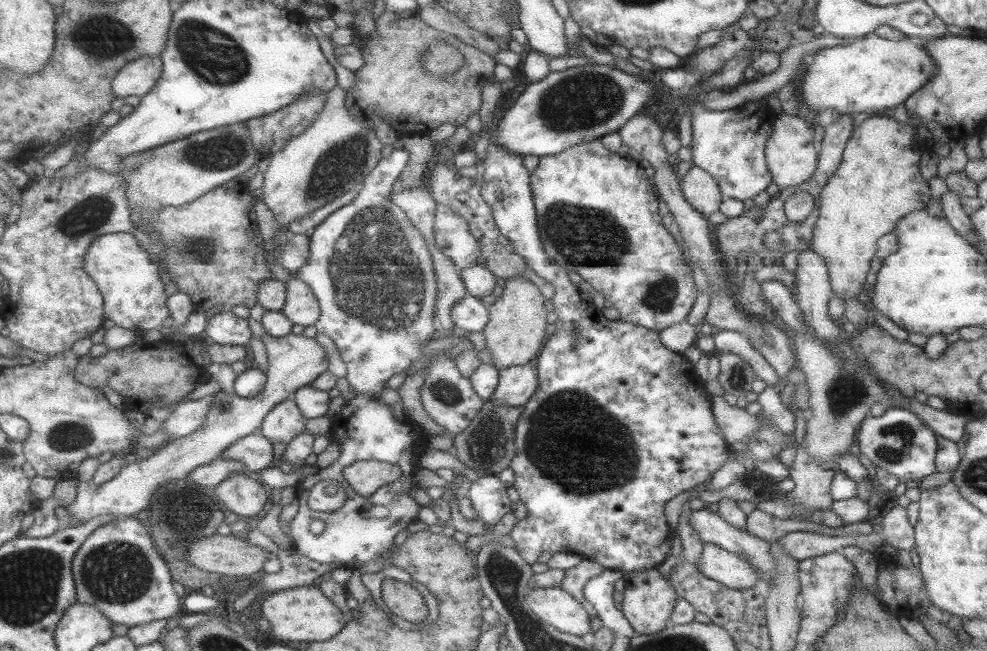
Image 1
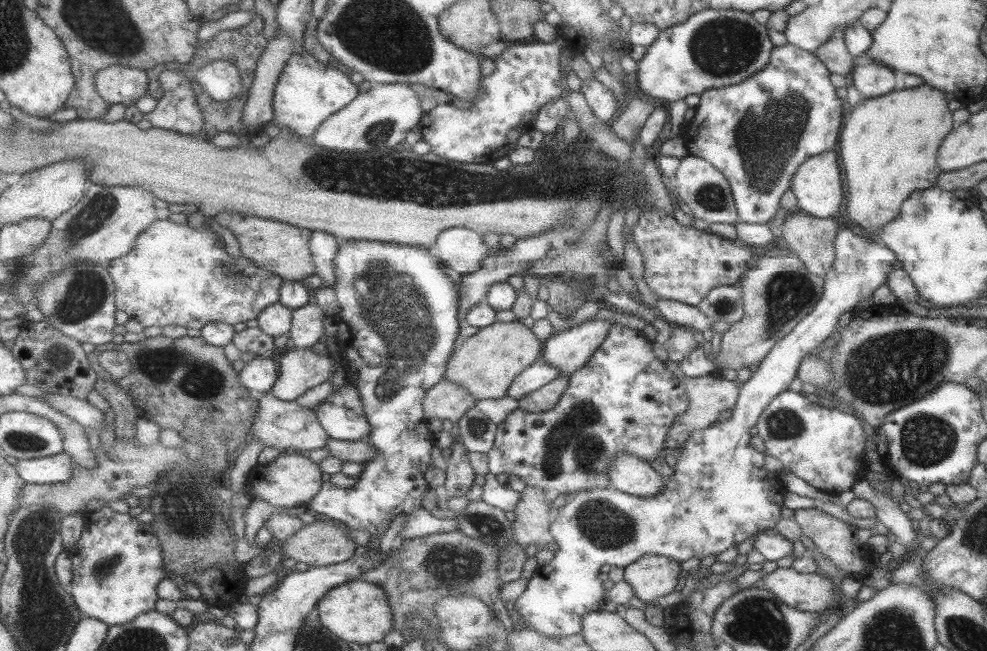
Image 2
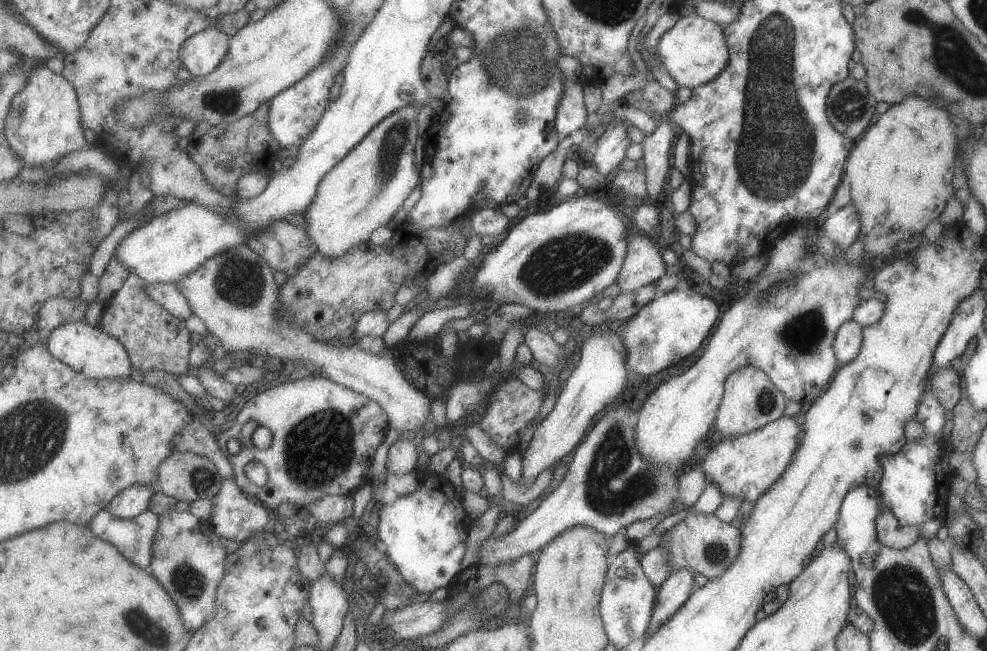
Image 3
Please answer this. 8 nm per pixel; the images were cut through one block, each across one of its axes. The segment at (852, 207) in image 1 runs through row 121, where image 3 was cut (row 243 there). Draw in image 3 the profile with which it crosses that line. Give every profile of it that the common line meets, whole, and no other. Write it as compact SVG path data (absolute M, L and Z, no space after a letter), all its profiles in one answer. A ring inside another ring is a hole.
M908 95L904 100L899 103L894 103L887 108L884 114L877 115L870 126L866 129L863 136L860 136L852 147L847 161L844 165L844 179L848 182L850 187L851 200L850 203L856 209L858 220L860 221L860 230L858 238L862 240L863 252L871 254L873 258L889 258L899 255L895 244L899 240L911 241L911 235L915 233L921 233L927 223L934 218L939 217L942 211L945 209L947 200L954 194L952 190L952 173L955 169L955 160L958 156L958 138L959 133L956 127L949 118L950 114L946 112L944 106L939 103L932 102L931 99L923 99L916 95Z

